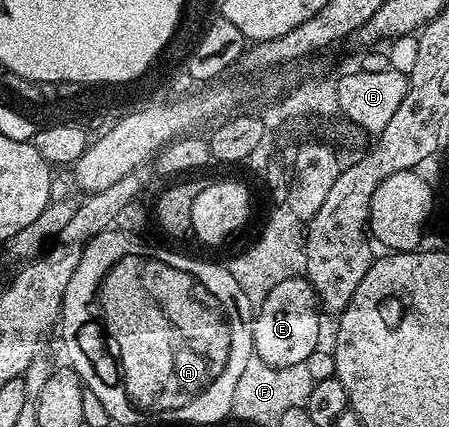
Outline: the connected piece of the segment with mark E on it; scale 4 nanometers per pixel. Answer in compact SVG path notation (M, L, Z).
M304 276L283 279L283 283L275 283L271 287L271 295L267 295L260 303L253 318L253 352L263 363L271 368L292 367L296 364L303 364L312 352L319 348L317 341L321 337L321 323L317 319L319 306L317 296L313 294L313 288Z

